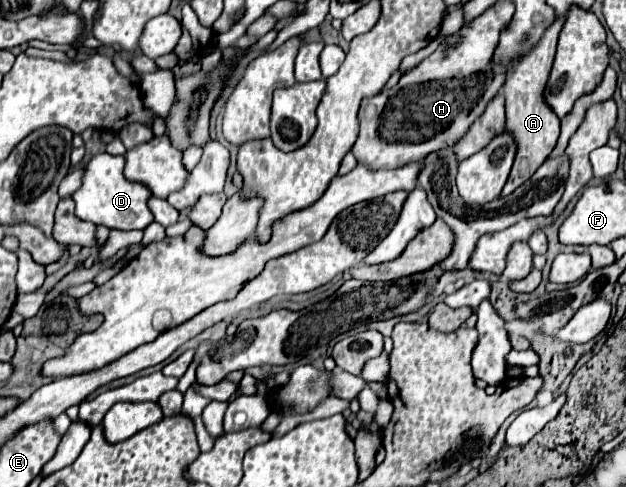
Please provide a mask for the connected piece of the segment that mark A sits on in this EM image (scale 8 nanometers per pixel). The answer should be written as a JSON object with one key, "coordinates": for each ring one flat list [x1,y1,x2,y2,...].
{"coordinates":[[558,17,554,21,554,25,546,31,546,37,542,37,542,45,536,45,510,73,510,77,506,77,504,83,504,97,506,97,506,117,508,117,508,131,512,133,514,141,516,141,516,159,510,171,510,177,504,185,502,195,512,193,516,187,520,187,550,155,550,151,556,145,558,139,558,129,560,129,560,119,554,113,554,109,546,103,544,99,544,89,550,77,550,69,552,69,552,61,554,61,554,51,556,51,556,41,558,41,558,33,564,25,564,17]]}

